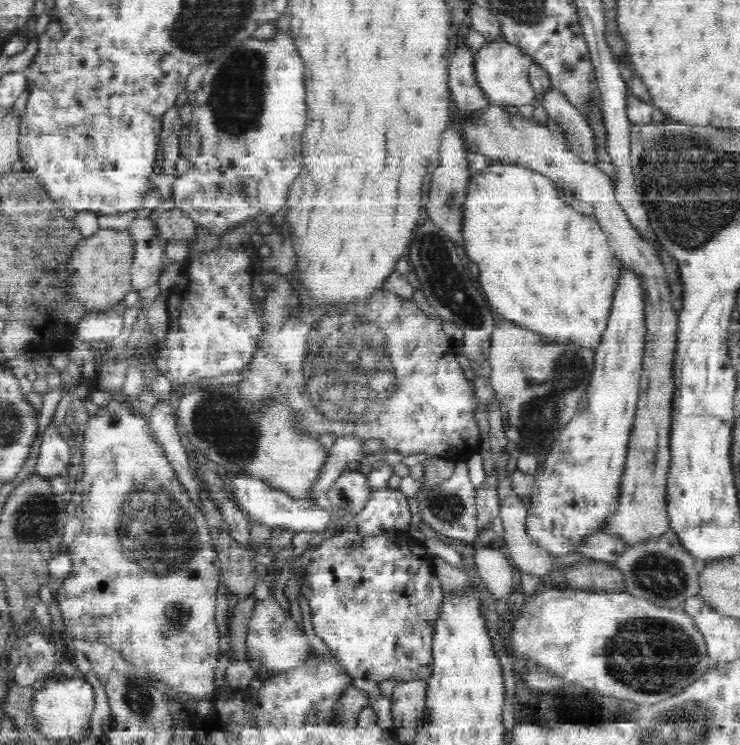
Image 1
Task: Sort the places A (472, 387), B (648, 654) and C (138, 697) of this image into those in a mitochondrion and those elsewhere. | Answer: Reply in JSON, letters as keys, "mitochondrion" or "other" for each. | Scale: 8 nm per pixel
{"A":"other","B":"mitochondrion","C":"mitochondrion"}

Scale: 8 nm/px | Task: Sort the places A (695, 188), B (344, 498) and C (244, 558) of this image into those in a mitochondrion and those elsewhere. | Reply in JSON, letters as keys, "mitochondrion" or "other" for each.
{"A":"mitochondrion","B":"mitochondrion","C":"other"}

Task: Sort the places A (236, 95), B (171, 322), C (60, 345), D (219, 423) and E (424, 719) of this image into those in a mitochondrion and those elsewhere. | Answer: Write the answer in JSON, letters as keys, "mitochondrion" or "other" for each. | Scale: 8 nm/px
{"A":"mitochondrion","B":"other","C":"other","D":"mitochondrion","E":"other"}

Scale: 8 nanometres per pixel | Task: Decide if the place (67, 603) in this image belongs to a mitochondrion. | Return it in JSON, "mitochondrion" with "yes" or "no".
{"mitochondrion":"no"}

